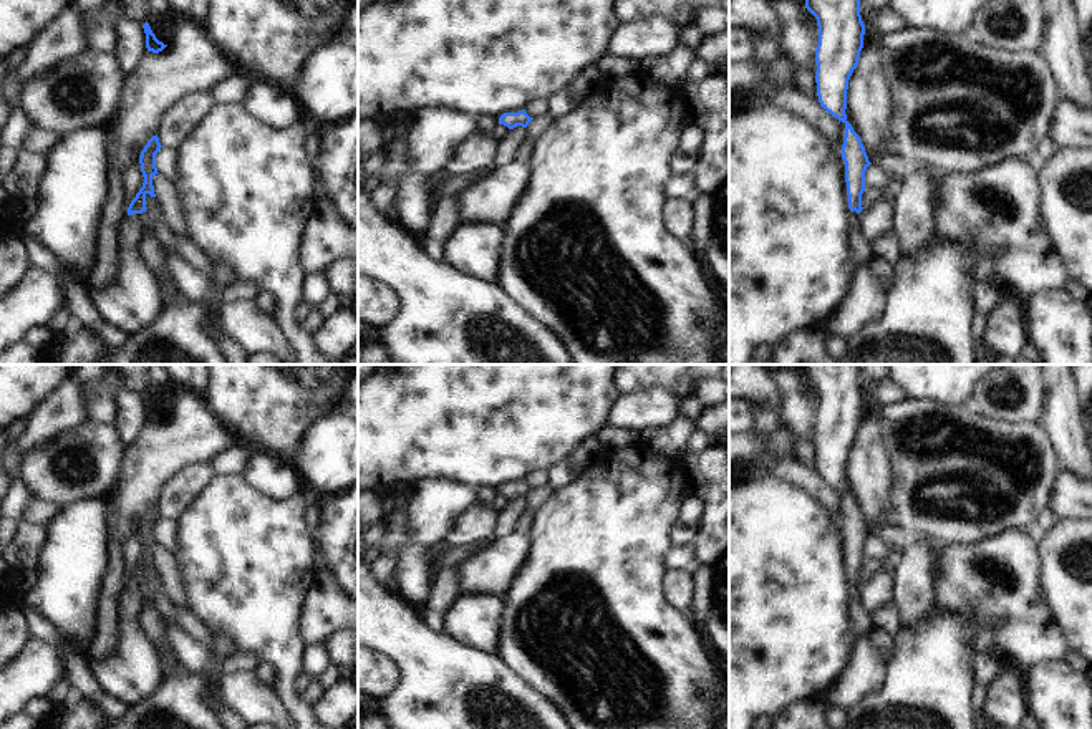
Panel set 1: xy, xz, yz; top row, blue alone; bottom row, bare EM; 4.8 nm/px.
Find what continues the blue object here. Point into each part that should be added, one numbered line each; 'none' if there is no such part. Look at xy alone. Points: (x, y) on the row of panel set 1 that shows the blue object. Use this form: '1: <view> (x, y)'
1: xy (133, 304)

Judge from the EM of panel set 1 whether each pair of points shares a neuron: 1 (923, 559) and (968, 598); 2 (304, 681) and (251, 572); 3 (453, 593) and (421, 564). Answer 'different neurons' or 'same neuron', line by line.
1: different neurons
2: different neurons
3: different neurons

